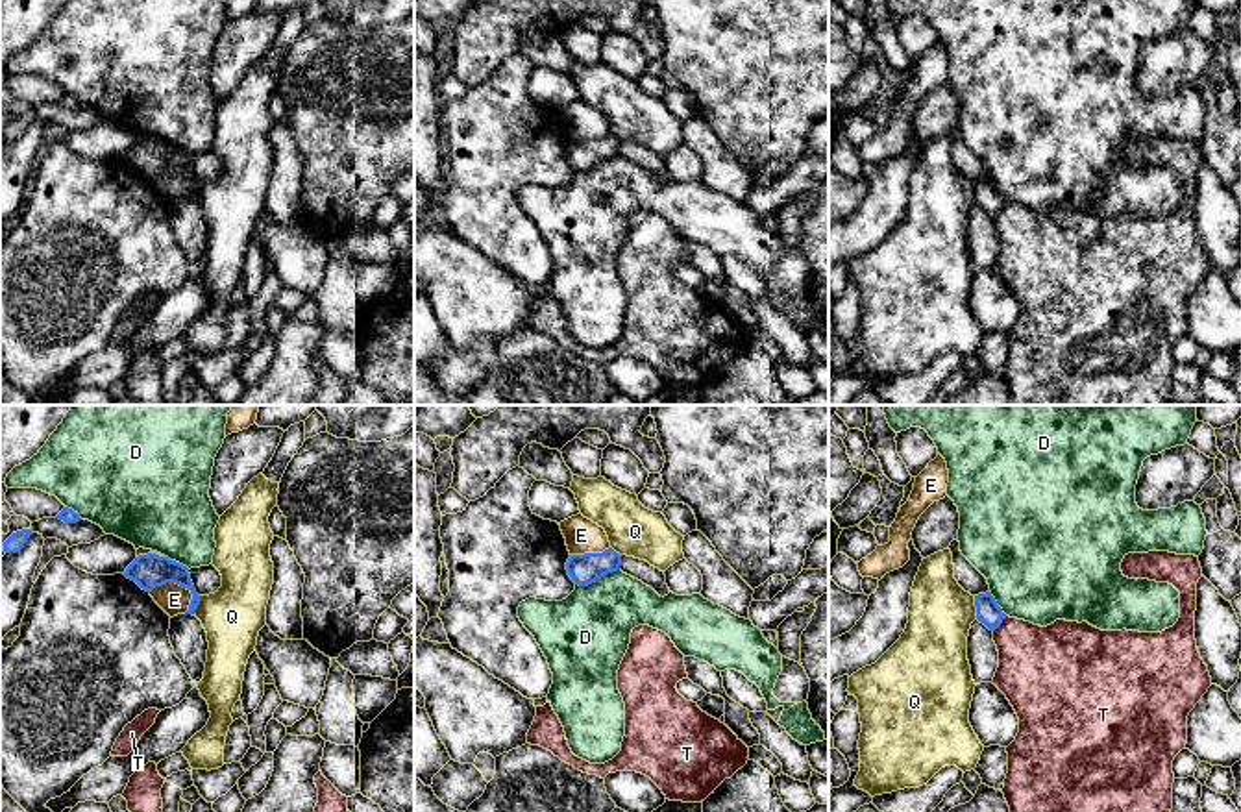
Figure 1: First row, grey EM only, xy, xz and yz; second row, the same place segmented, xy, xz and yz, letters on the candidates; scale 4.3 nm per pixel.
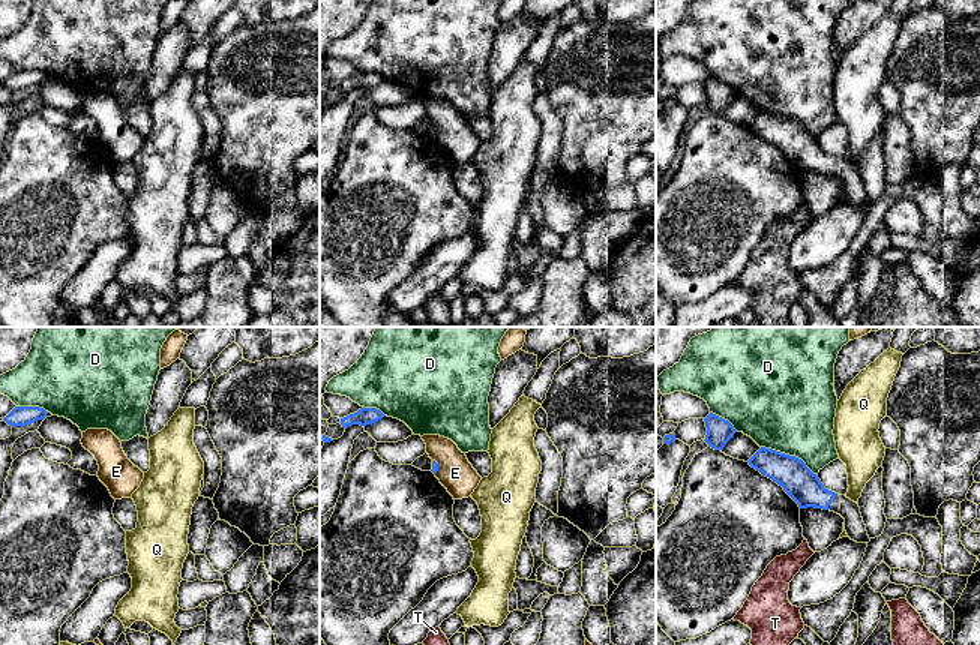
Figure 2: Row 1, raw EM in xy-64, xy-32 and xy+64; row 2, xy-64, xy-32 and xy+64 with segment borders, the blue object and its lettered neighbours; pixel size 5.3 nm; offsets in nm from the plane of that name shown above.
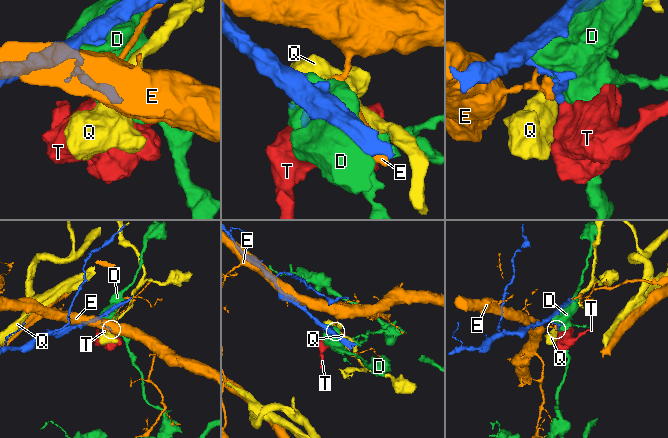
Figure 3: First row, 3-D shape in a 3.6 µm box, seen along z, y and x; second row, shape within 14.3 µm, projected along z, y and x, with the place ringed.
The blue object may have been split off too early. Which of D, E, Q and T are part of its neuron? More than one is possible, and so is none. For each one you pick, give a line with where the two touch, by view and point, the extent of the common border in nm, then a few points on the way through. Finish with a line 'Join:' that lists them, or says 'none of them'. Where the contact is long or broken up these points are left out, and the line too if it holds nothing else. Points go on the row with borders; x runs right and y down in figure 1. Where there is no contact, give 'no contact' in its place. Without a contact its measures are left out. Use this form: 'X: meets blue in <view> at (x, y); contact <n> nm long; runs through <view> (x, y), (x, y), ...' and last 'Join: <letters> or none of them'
Join: none of them

